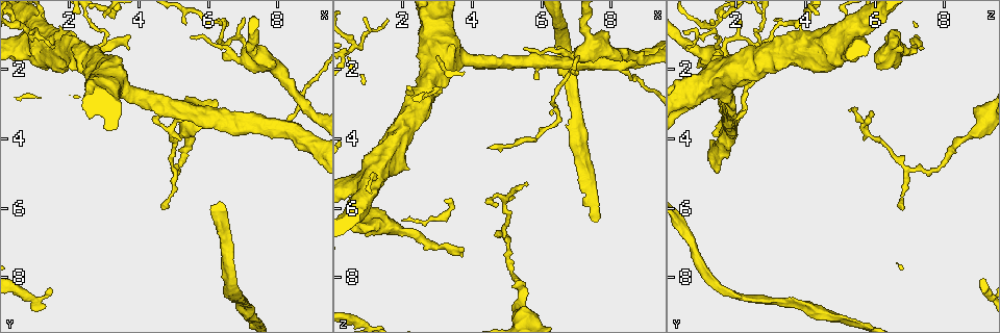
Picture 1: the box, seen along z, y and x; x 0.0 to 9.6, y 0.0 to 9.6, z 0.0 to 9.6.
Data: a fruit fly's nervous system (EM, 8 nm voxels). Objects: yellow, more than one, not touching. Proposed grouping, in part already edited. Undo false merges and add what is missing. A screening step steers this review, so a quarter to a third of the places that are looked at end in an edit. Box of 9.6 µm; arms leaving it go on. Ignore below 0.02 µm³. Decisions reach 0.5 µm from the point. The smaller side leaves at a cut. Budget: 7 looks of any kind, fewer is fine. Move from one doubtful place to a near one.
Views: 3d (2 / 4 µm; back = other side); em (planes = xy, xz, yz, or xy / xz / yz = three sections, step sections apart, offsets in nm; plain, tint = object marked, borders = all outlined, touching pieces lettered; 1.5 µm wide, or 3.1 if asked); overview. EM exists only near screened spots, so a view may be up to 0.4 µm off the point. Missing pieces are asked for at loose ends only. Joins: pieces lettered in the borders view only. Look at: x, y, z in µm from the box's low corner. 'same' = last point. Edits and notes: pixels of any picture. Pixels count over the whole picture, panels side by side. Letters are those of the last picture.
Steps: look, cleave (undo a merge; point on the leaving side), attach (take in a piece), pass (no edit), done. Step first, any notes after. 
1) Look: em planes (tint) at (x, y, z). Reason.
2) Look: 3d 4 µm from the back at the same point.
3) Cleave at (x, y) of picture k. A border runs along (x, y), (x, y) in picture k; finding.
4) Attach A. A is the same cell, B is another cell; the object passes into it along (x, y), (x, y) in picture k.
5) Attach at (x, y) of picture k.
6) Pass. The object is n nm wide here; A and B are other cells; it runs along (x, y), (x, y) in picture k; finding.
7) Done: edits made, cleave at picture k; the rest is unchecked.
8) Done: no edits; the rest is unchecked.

Look: 3d 2 µm at (6.50, 0.60, 3.50). Abrupt turn.

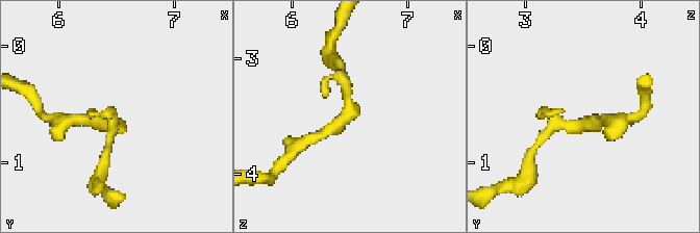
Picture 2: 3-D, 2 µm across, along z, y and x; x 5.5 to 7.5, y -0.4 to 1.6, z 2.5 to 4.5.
Look: em xy step 4 (borders) at (6.44, 0.66, 3.48).

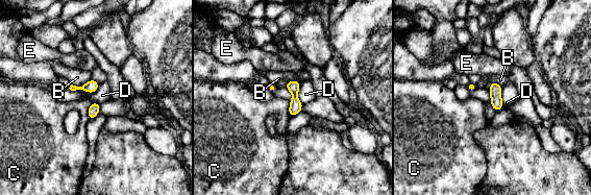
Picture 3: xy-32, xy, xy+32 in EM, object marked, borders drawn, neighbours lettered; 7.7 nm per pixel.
Pass. B, C, D and E are other cells; a border runs along (91, 78), (81, 86), (71, 84) in picture 3; continuous, no second neuron.

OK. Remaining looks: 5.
Look: 3d 2 µm at (4.60, 5.90, 6.75). An open end.

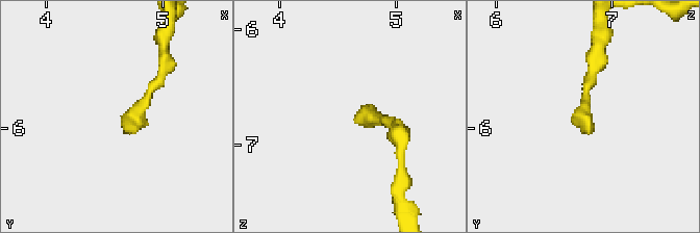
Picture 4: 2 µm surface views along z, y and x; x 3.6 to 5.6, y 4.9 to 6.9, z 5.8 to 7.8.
Look: em xy step 8 (plain) at (4.64, 5.92, 6.78).

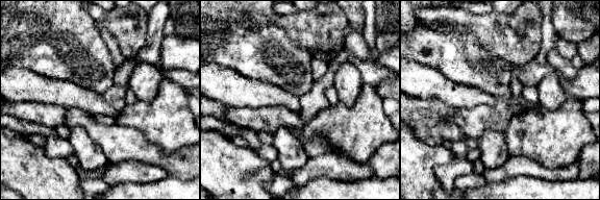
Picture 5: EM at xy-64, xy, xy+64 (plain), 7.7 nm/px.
Look: em xy step 8 (borders) at the same point. What lies round it.

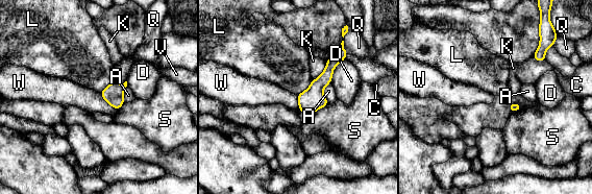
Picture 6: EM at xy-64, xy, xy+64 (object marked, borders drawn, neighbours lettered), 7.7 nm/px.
Pass. A, C, D, K, L, Q, S, V and W are other cells; it runs along (340, 52), (302, 108) in picture 6; no lettered piece goes on from it.

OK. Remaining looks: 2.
Look: em planes (borders) at (5.60, 3.25, 5.20). Thin end.

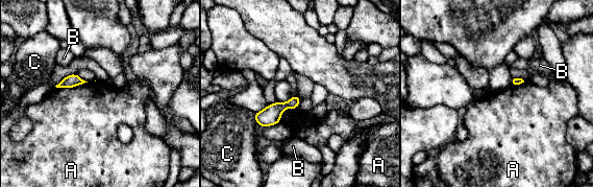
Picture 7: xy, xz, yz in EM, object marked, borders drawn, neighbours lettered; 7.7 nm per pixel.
Pass. A, B and C are other cells; none of them fits.

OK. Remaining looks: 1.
Done: no edits; the rest is unchecked.

